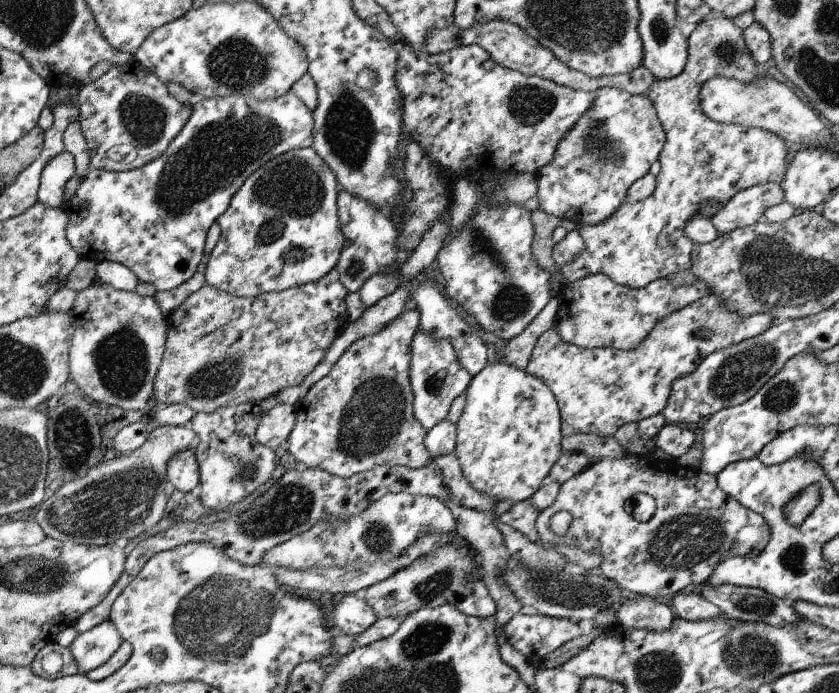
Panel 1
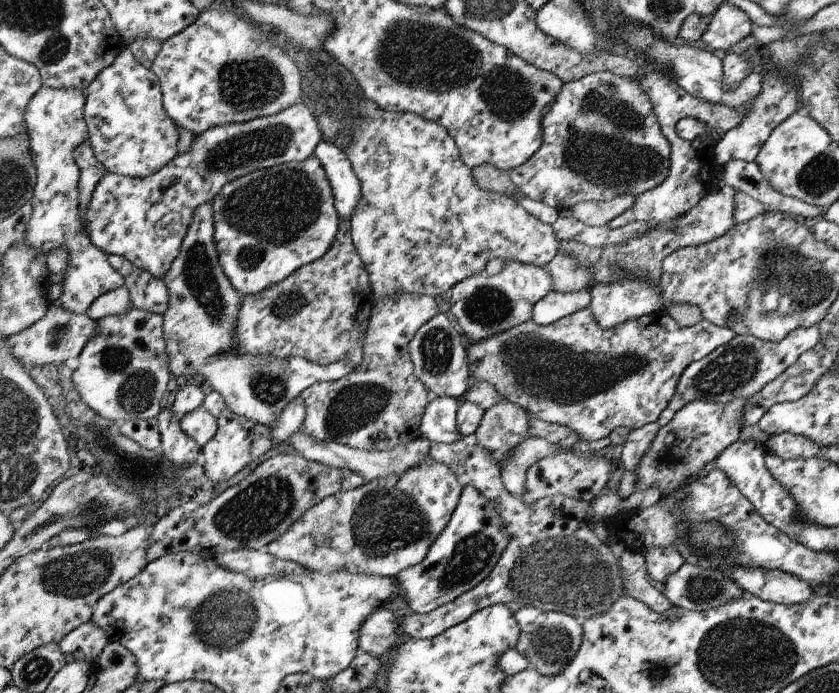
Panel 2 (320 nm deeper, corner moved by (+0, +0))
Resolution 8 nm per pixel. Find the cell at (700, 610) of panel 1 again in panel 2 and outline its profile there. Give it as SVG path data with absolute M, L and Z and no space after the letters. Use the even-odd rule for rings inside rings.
M672 545L651 547L644 552L646 574L655 582L663 582L666 576L673 574L683 564L683 558Z

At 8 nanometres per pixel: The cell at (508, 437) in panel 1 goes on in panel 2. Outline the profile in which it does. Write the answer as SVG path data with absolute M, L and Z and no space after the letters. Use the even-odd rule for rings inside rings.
M501 398L483 413L471 440L489 449L500 466L510 450L527 437L527 411Z

